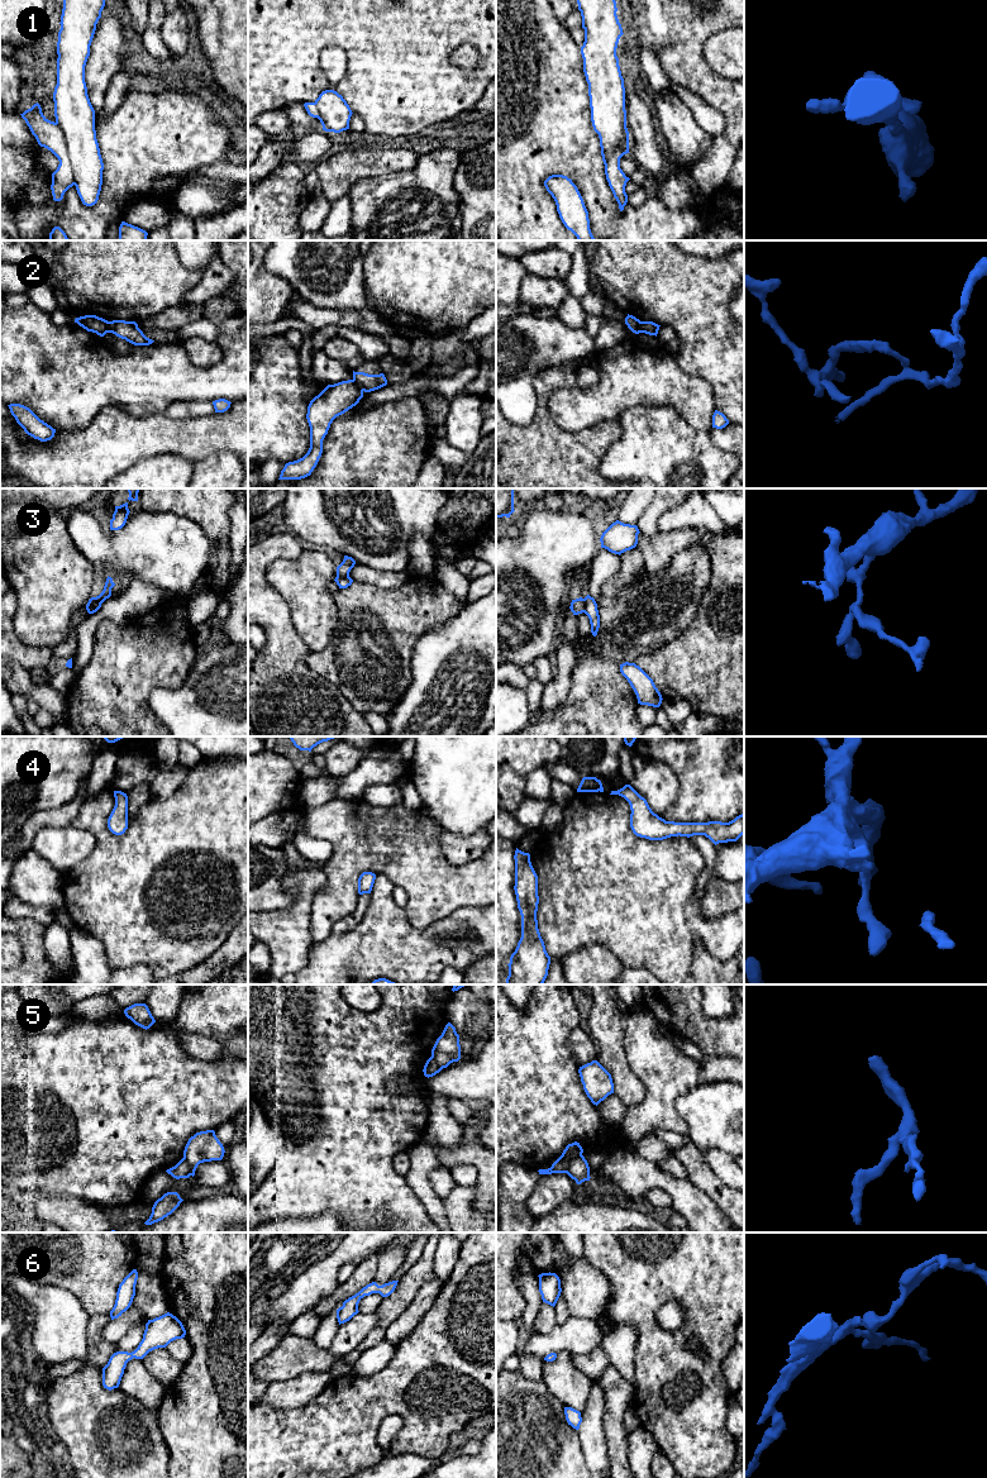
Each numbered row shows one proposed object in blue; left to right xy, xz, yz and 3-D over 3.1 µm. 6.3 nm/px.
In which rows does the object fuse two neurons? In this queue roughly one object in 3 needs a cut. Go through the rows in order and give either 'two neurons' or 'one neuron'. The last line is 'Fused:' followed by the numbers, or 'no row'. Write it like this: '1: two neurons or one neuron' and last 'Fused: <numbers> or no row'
1: two neurons
2: two neurons
3: two neurons
4: one neuron
5: one neuron
6: one neuron
Fused: 1, 2, 3

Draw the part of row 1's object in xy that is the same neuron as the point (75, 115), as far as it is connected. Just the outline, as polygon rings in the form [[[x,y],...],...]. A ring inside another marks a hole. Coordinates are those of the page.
[[[63,0],[57,42],[56,123],[61,128],[77,194],[86,206],[97,202],[104,163],[87,95],[85,66],[105,0]]]

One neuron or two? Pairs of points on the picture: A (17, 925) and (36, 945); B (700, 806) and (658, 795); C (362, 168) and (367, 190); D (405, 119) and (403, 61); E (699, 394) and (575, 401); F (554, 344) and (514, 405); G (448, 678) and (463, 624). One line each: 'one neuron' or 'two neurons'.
A: one neuron
B: two neurons
C: two neurons
D: one neuron
E: one neuron
F: one neuron
G: one neuron

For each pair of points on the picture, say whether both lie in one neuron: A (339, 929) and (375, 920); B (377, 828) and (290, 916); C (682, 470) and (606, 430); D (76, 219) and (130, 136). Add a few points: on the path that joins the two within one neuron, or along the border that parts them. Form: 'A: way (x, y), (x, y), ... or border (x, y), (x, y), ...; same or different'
A: border (370, 896), (365, 916), (351, 930), (333, 935); different
B: border (323, 869), (325, 885), (315, 895), (311, 906); different
C: border (619, 422), (621, 437), (605, 453), (601, 461); different
D: way (100, 209), (123, 186), (129, 176), (130, 160); same

